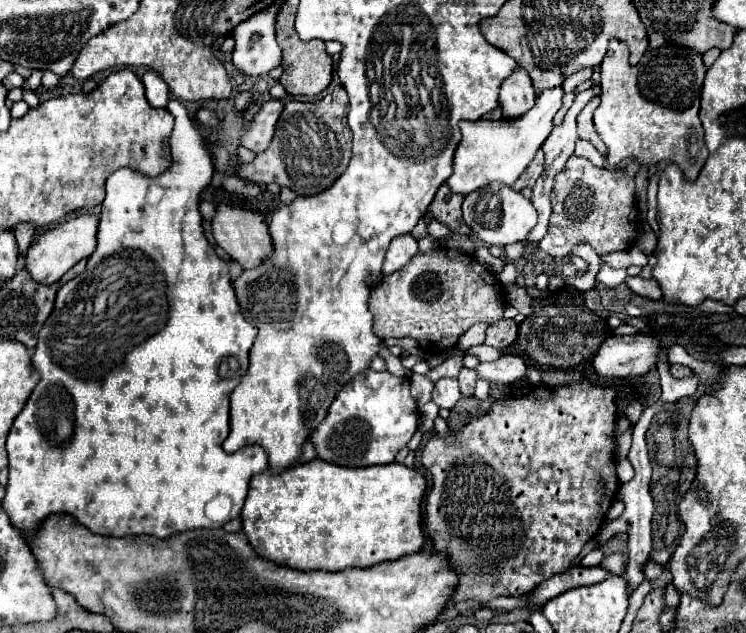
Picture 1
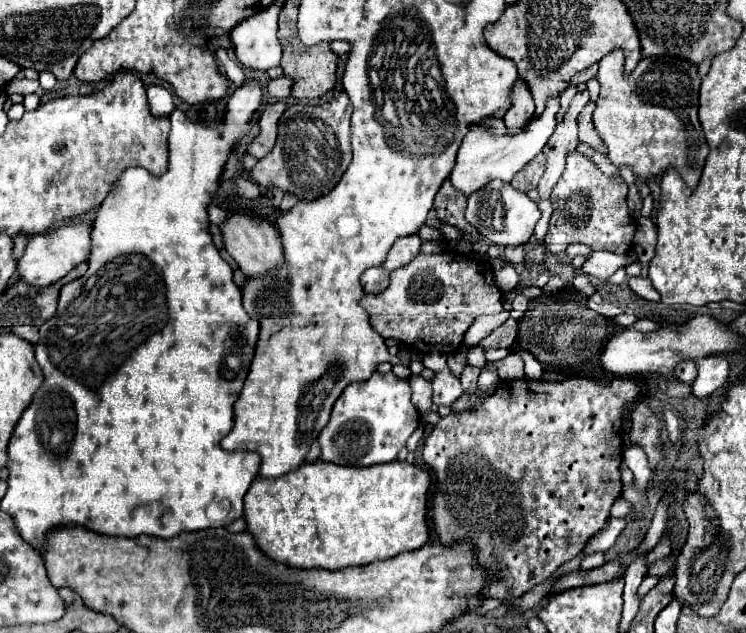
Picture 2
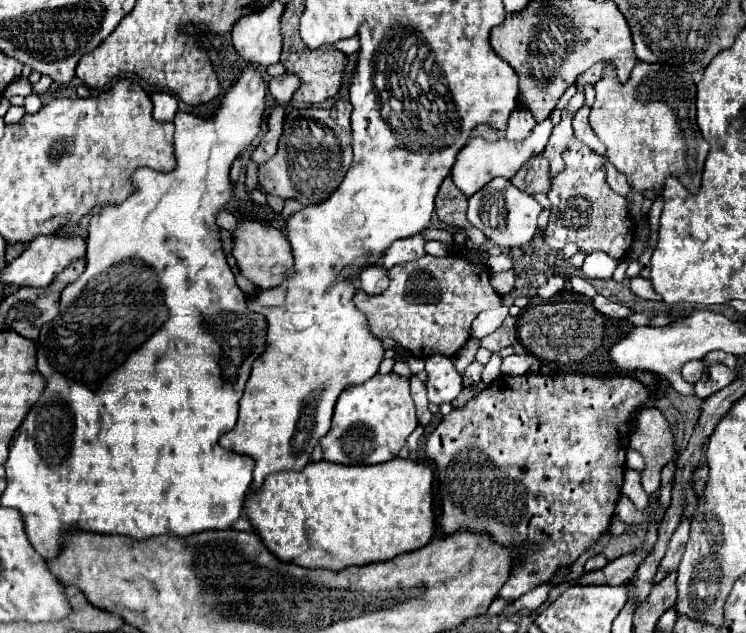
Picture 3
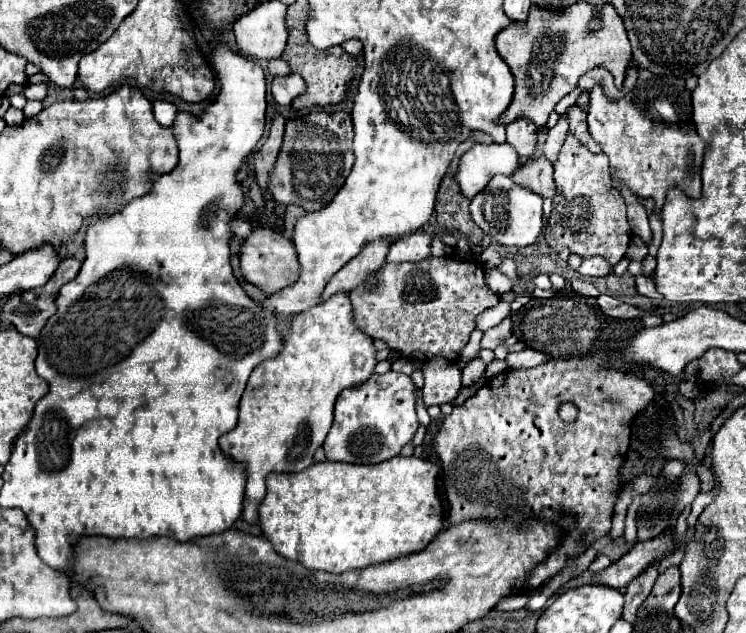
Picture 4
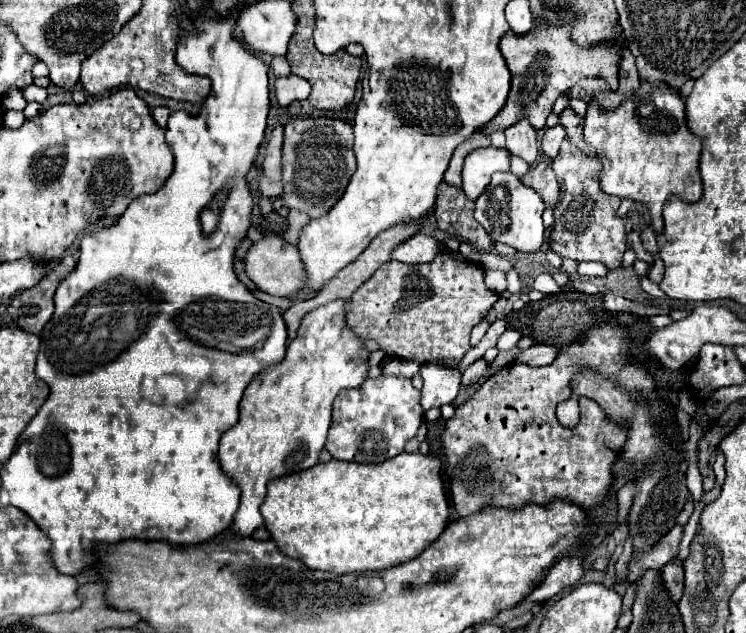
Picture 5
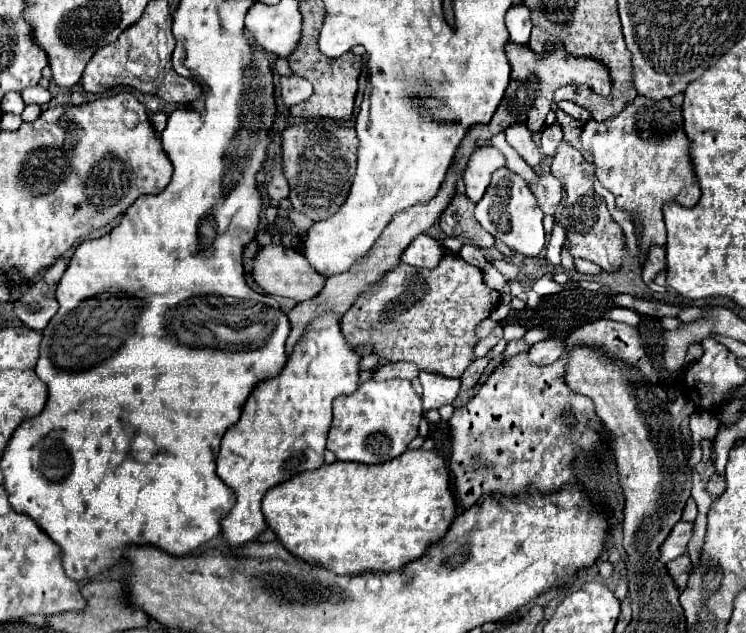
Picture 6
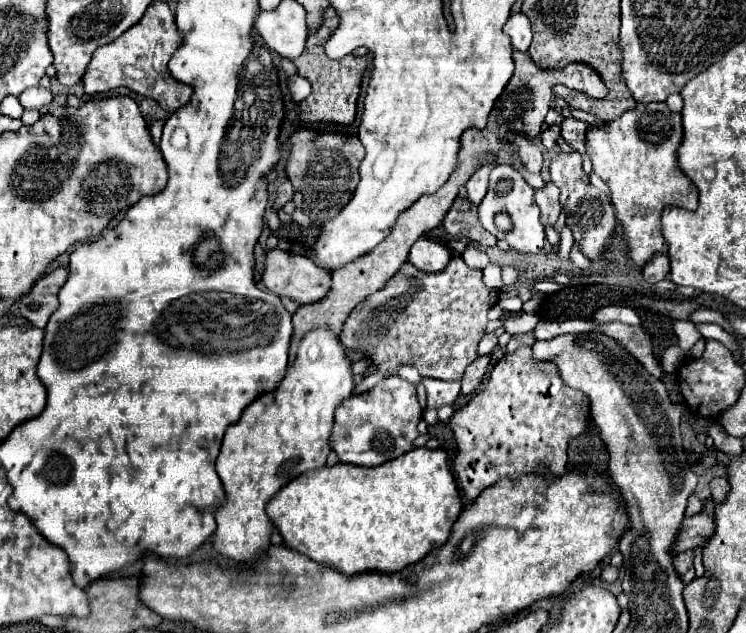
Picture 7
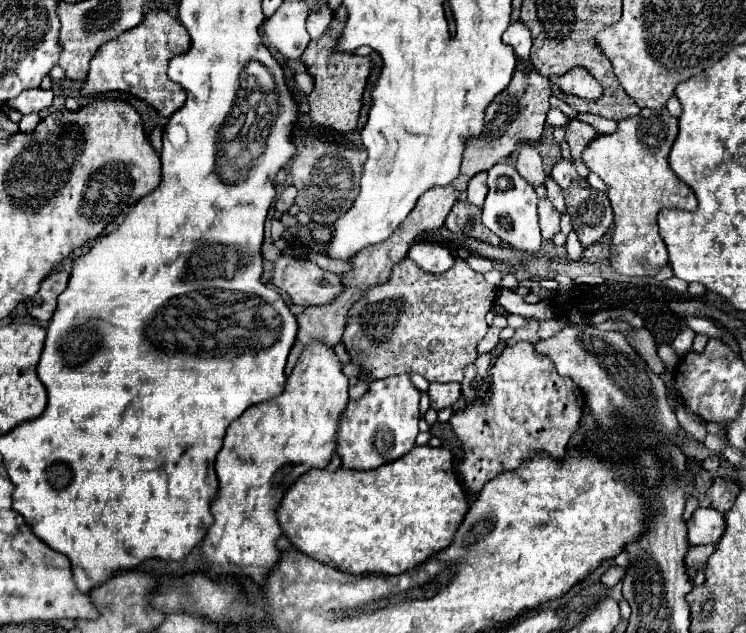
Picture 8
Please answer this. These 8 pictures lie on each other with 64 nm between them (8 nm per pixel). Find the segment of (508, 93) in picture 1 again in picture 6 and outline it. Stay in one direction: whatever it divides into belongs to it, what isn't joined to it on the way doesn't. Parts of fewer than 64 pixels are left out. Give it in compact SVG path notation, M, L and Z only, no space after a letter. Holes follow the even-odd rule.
M514 124L506 130L506 138L508 138L508 144L526 160L528 166L538 166L540 164L540 148L536 146L534 138L532 138L532 132L528 132L528 126L526 124Z

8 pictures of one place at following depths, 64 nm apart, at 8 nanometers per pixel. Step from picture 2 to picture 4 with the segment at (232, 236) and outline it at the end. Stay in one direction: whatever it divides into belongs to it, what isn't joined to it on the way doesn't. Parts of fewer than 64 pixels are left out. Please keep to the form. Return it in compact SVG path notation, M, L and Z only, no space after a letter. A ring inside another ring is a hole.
M256 226L252 234L242 242L238 256L240 256L240 268L242 268L244 278L250 284L258 286L264 294L274 294L298 280L300 266L298 266L294 244L276 230Z

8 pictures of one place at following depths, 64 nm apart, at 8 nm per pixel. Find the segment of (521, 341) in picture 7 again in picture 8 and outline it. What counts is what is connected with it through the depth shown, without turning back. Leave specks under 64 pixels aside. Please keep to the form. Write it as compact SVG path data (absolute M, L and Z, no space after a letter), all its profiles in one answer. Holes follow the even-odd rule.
M532 320L526 328L520 328L520 330L516 330L514 332L514 342L520 342L520 340L526 340L526 342L532 342L532 344L536 344L540 338L538 338L538 322L536 320Z

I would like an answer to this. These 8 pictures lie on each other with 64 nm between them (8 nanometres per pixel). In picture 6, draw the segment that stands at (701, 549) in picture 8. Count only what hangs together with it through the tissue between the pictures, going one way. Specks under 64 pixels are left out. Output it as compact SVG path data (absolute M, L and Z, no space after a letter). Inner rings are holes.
M688 554L678 556L676 560L668 562L666 568L668 568L668 574L672 576L676 588L682 592L686 588L686 580L688 580L688 572L690 572L690 558L688 558Z

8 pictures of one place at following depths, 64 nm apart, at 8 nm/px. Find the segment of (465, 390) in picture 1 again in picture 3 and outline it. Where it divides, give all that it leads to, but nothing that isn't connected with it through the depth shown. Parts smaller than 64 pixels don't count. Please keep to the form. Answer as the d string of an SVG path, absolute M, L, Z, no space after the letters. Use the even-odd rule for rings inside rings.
M472 362L466 370L464 370L464 374L462 374L462 378L464 378L464 386L474 386L474 384L478 384L480 382L480 374L482 374L482 364L478 364L478 362Z

